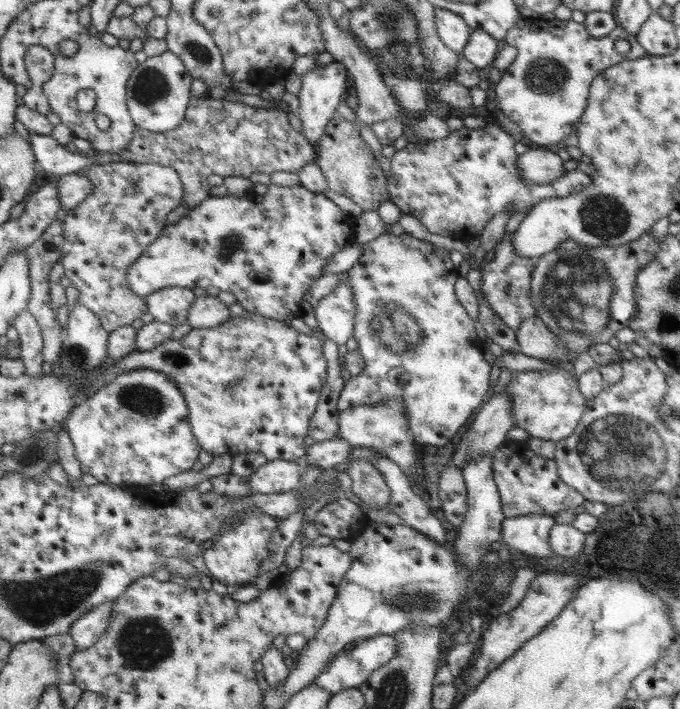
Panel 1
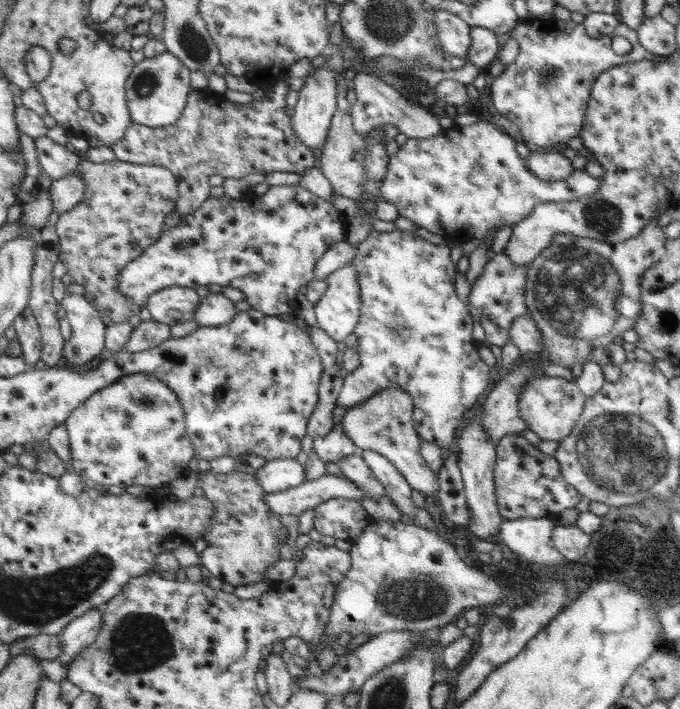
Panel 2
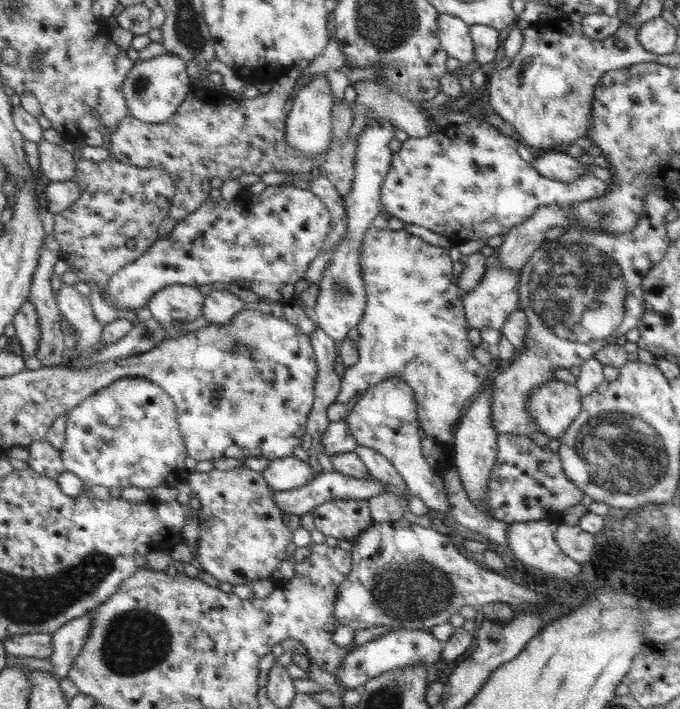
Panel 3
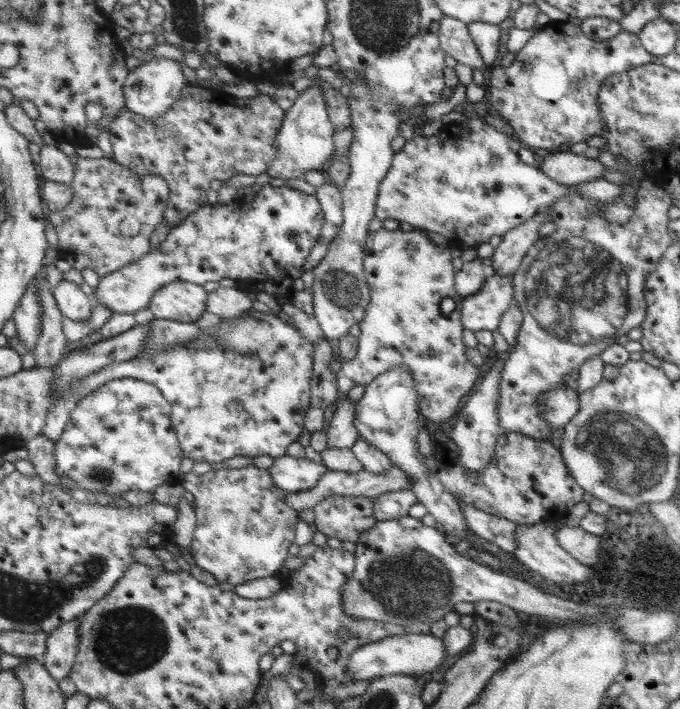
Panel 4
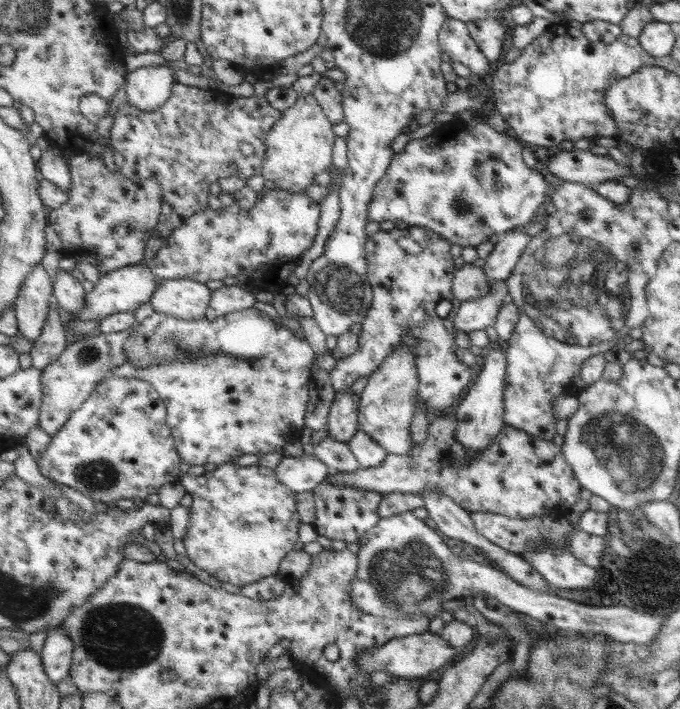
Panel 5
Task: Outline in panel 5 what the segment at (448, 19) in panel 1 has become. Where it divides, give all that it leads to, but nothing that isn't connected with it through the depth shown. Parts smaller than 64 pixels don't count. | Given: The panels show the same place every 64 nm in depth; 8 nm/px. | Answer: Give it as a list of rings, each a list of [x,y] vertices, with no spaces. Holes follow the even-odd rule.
[[[449,20],[441,30],[441,48],[451,56],[451,62],[465,64],[471,72],[483,78],[489,70],[489,62],[477,50],[477,40],[471,36],[467,22]]]

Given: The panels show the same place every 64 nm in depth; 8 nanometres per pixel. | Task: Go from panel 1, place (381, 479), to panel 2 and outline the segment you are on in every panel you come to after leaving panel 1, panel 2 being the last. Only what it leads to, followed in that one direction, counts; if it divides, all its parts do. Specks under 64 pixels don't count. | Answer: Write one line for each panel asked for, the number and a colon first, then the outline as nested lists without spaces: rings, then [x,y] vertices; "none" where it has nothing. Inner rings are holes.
2: [[[349,456],[349,458],[343,458],[339,464],[339,470],[345,478],[351,478],[355,480],[359,486],[363,486],[365,490],[369,490],[369,498],[375,498],[375,496],[385,496],[387,490],[385,486],[379,482],[377,476],[373,476],[373,472],[369,470],[367,462],[363,460],[363,456]]]

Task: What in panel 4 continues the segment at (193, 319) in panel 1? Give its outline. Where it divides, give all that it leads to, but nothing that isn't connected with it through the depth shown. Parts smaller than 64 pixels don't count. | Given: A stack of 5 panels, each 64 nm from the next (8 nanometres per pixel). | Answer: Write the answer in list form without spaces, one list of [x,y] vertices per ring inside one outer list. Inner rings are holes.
[[[237,286],[233,288],[217,288],[211,298],[209,298],[209,304],[207,304],[207,310],[217,314],[221,320],[223,318],[235,318],[235,316],[241,316],[249,310],[253,310],[253,300],[237,290]]]

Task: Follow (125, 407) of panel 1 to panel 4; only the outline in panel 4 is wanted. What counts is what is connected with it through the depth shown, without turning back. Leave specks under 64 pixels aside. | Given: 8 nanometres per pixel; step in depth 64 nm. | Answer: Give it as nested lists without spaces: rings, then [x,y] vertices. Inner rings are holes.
[[[117,378],[111,380],[107,386],[95,390],[81,406],[73,410],[71,422],[63,432],[57,448],[53,452],[55,458],[55,474],[59,478],[71,478],[77,488],[85,488],[89,492],[103,492],[113,500],[119,500],[123,492],[151,492],[169,482],[169,484],[183,484],[185,474],[181,472],[181,462],[185,454],[181,450],[181,440],[177,438],[177,430],[171,426],[173,406],[165,400],[161,390],[149,382],[135,380],[135,378]]]

